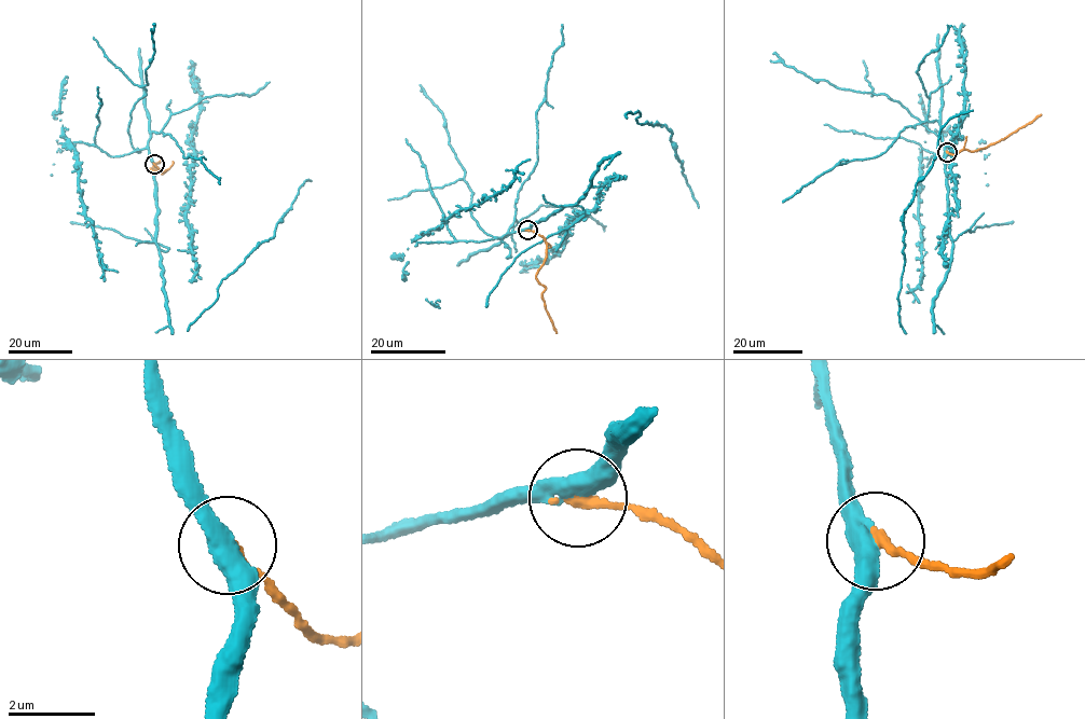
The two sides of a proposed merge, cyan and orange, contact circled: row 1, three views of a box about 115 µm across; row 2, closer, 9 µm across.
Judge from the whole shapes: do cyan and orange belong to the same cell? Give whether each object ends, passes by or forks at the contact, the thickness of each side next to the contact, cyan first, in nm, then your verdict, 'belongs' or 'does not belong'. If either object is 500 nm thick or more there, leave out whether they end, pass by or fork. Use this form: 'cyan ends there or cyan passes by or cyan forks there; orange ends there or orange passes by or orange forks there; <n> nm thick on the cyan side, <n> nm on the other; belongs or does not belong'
cyan passes by; orange ends there; 440 nm thick on the cyan side, 280 nm on the other; belongs

